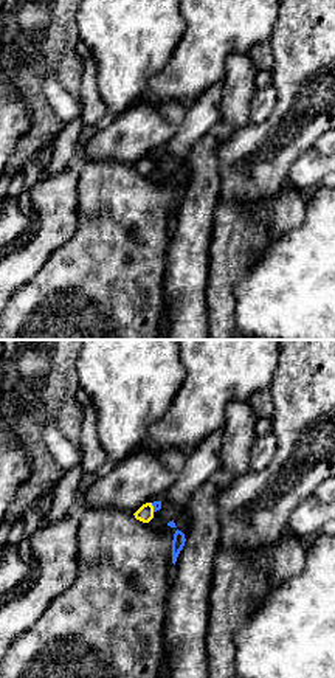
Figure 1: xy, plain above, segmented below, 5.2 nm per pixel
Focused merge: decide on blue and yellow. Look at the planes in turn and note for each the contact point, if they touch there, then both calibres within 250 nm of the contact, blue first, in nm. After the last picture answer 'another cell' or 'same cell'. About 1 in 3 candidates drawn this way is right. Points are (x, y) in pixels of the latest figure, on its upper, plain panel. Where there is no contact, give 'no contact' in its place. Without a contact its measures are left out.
(154, 160) | 50/90 nm

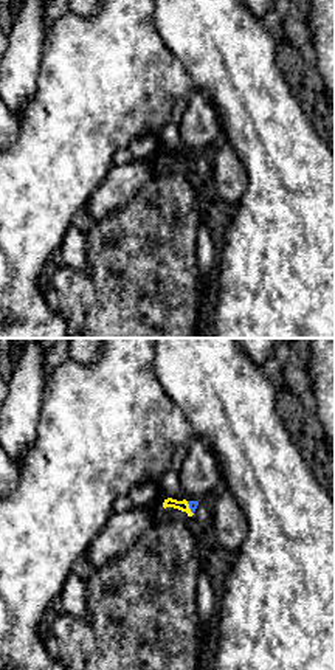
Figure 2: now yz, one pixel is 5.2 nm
(189, 160) | 50/60 nm

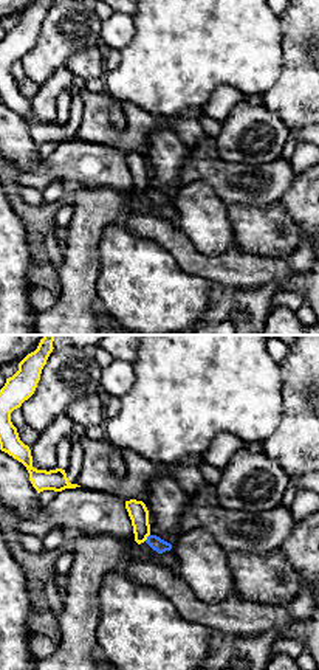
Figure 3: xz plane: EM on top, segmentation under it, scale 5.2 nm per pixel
(147, 189) | 70/100 nm

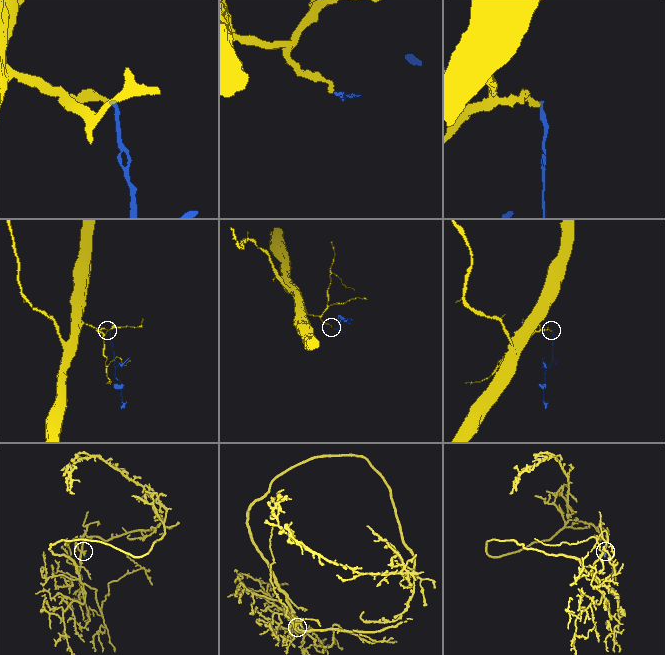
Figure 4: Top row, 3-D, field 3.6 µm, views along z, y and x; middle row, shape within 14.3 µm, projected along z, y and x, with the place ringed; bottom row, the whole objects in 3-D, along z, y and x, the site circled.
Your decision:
another cell

